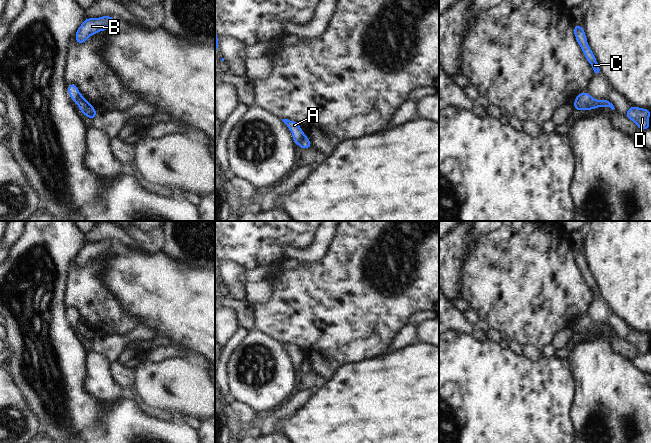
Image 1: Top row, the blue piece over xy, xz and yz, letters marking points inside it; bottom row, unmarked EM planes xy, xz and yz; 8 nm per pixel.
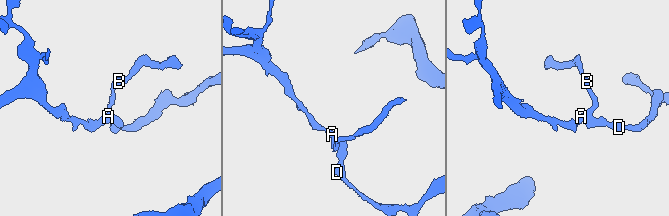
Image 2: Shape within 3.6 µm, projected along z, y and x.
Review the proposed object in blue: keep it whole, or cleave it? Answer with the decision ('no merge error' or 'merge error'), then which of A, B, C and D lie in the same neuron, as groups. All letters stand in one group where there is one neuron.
merge error; groups A B C / D

